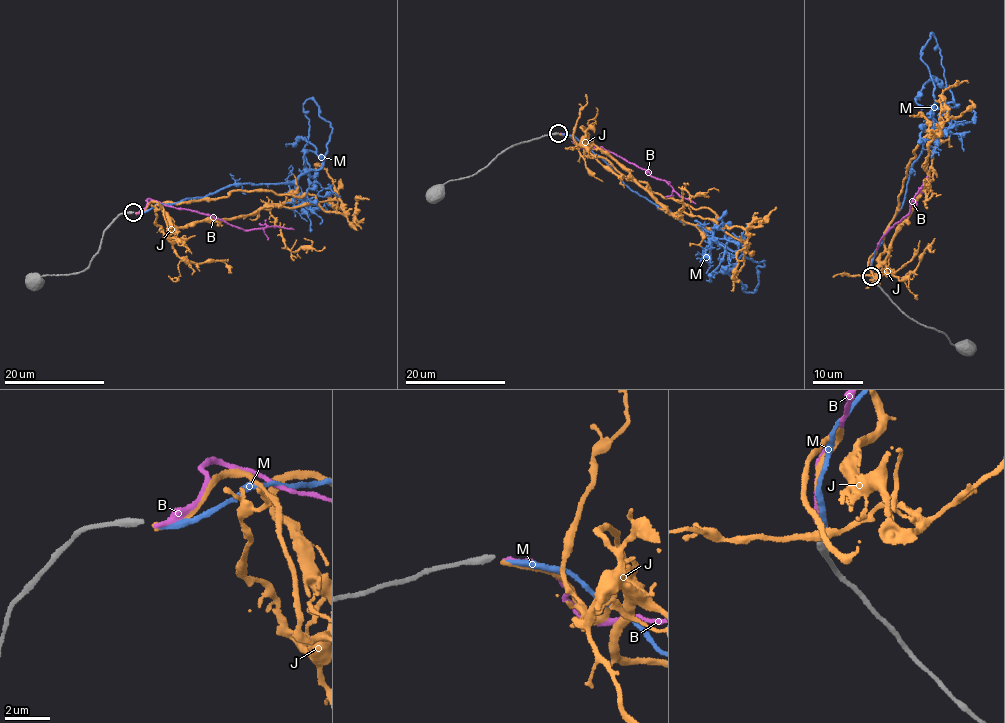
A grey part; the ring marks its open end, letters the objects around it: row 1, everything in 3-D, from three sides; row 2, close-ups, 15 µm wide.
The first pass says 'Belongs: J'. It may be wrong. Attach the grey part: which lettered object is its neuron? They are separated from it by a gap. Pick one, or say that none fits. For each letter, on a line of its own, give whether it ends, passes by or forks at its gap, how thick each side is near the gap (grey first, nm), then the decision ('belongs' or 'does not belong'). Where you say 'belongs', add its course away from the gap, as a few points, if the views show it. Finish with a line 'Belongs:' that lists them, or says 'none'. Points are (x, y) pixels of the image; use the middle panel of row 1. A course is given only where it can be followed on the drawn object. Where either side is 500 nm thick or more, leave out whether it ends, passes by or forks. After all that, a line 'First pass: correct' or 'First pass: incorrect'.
B: it ends there; 320 nm thick on the grey side, 200 nm on the other; does not belong
J: it ends there; 320 nm thick on the grey side, 180 nm on the other; belongs; it runs (559, 134), (581, 145), (583, 126), (589, 142), (673, 212), (711, 218), (746, 250), (746, 230), (776, 207)
M: it ends there; 320 nm thick on the grey side, 200 nm on the other; does not belong
Belongs: J
First pass: correct

